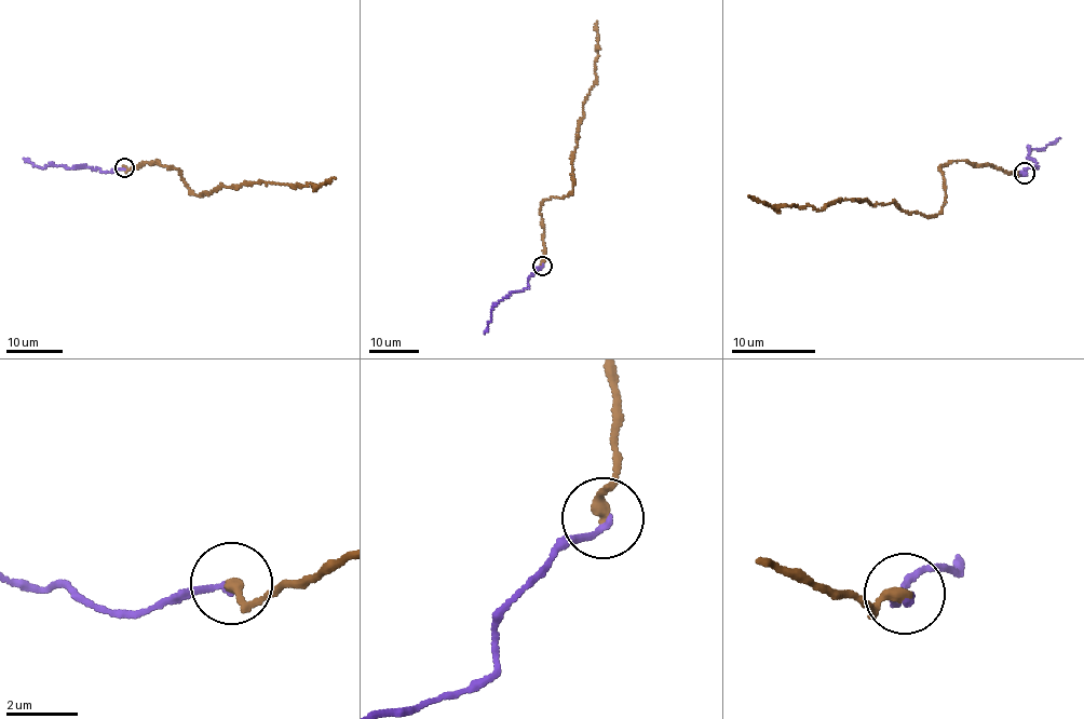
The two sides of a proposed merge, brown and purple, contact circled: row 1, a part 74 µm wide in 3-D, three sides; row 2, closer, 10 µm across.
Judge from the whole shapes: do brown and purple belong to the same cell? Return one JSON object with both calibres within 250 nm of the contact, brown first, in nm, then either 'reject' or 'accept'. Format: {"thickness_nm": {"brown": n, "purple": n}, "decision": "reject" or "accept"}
{"thickness_nm": {"brown": 320, "purple": 170}, "decision": "accept"}

